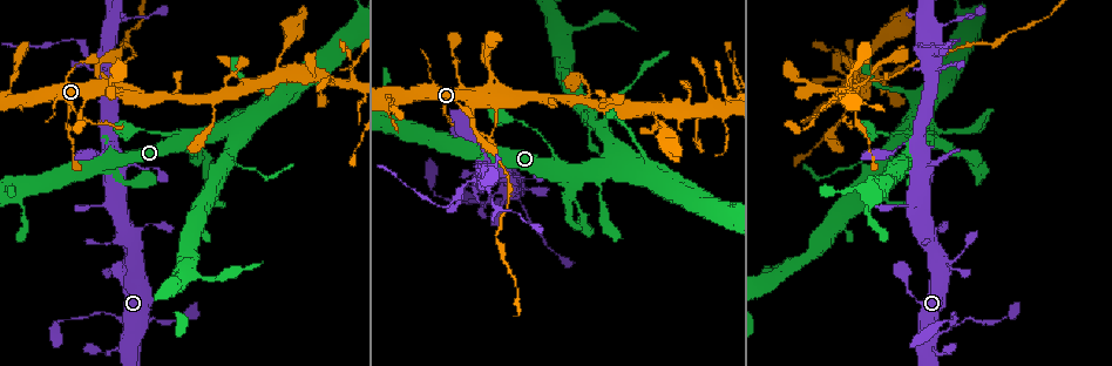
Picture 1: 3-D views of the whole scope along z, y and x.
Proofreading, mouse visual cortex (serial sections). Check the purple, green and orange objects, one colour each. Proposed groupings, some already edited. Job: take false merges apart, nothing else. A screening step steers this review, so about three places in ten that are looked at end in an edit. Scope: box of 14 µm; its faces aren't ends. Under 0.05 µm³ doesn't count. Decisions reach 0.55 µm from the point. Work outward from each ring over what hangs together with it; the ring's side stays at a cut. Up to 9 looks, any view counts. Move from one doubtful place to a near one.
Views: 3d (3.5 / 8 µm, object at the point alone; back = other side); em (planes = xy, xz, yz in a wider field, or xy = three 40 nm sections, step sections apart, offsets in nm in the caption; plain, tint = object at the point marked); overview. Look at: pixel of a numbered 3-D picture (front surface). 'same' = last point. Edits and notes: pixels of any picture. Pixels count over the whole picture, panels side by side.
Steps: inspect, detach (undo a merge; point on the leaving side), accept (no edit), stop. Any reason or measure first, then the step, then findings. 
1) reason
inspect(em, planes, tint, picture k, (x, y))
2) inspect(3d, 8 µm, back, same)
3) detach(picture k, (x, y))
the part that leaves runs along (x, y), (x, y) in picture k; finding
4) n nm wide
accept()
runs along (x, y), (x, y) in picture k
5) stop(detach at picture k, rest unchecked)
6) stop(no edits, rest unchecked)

small branch off a trunk
inspect(3d, 3.5 µm, back, picture 1, (601, 122))

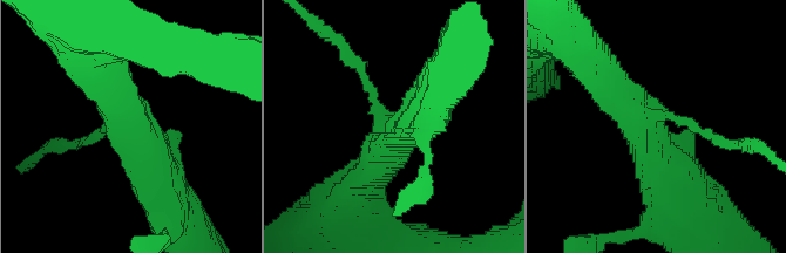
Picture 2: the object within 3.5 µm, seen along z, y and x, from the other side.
3 arms
detach(picture 2, (360, 66))
the part that leaves runs along (374, 97), (341, 43), (313, 22) in picture 2; a second cell is stuck on

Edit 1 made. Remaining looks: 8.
redraw
inspect(overview)

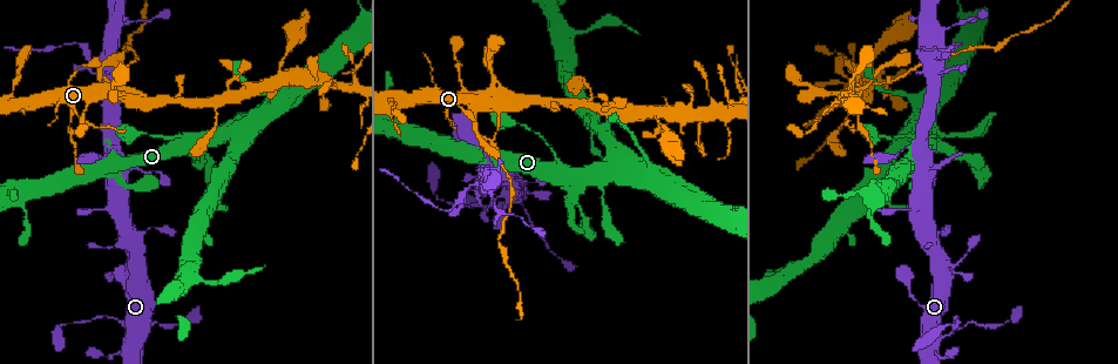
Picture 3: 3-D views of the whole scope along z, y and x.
calibre changes
inspect(3d, 3.5 µm, picture 3, (118, 88))

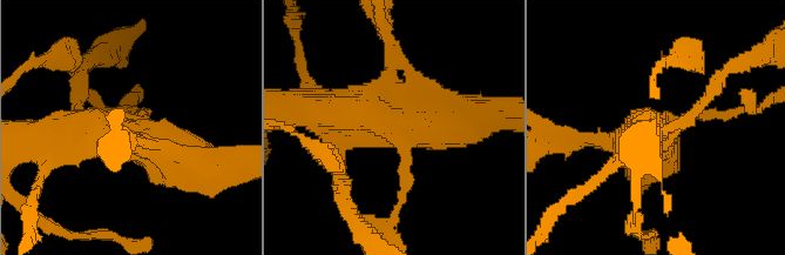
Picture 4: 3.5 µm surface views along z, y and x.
inspect(em, xy, step 3, tint, picture 4, (391, 125))

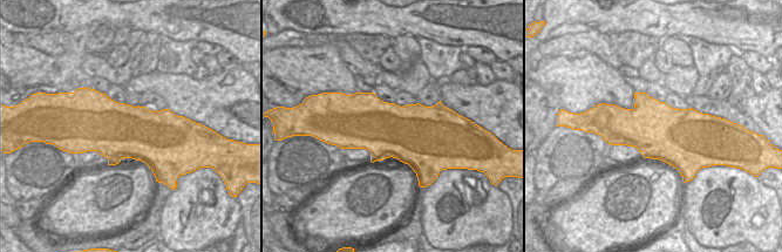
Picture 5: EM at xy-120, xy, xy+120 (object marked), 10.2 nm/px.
detach(picture 4, (732, 113))
the part that leaves runs along (701, 115), (728, 115), (770, 101) in picture 4; two cells meet here

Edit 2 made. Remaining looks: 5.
inspect(overview)

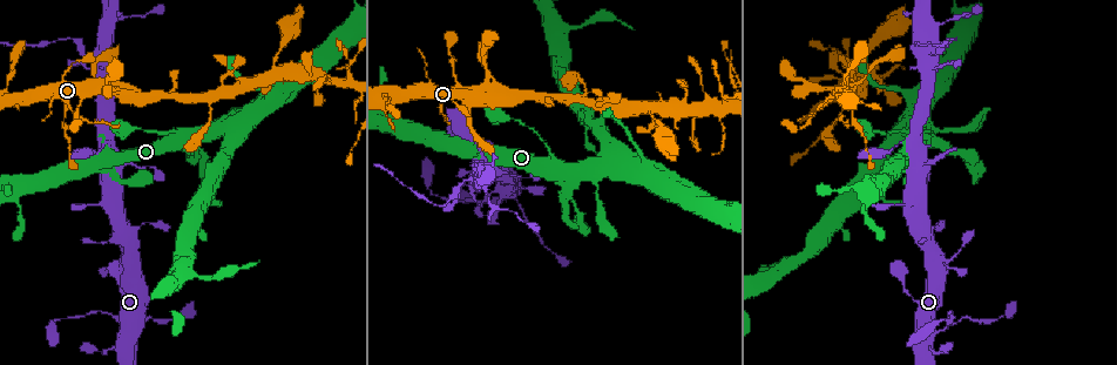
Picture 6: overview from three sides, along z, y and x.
narrows sharply
inspect(3d, 3.5 µm, picture 6, (947, 19))

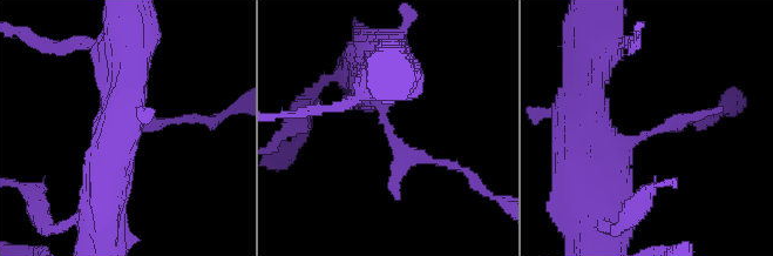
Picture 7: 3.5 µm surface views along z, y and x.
inspect(em, planes, plain, picture 7, (651, 129))

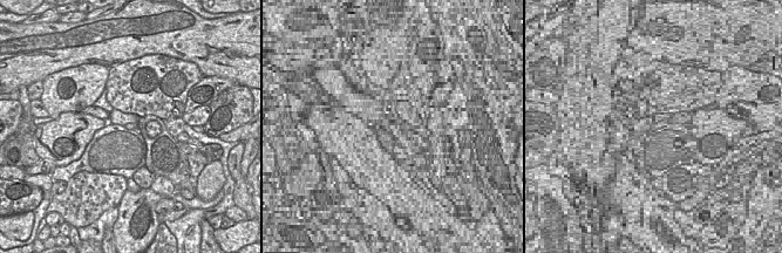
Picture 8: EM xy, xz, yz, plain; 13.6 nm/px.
inspect(em, planes, tint, same)

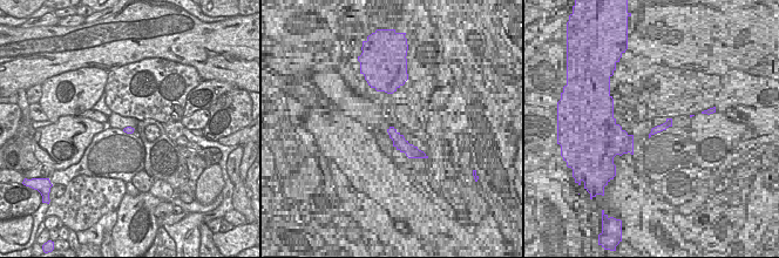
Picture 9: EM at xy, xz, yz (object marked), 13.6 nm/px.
100 nm wide
accept()
runs along (370, 75), (399, 147), (449, 166) in picture 7; continuous, no second cell

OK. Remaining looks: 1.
stop(detach at picture 2, detach at picture 4, rest unchecked)

